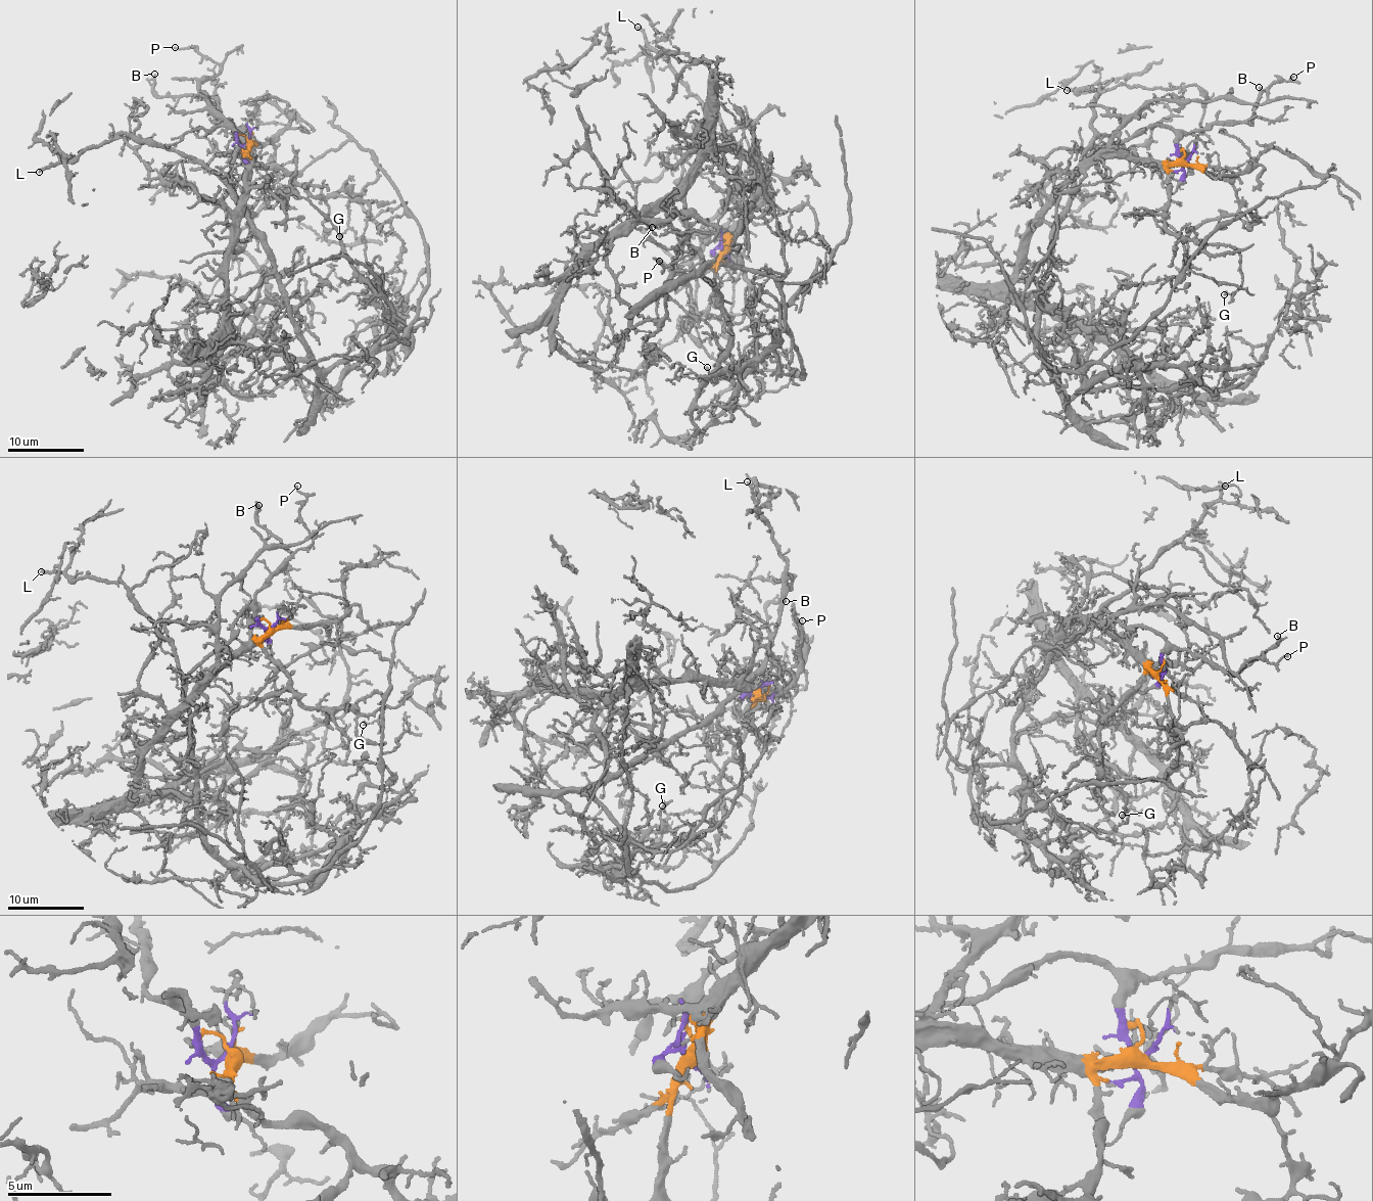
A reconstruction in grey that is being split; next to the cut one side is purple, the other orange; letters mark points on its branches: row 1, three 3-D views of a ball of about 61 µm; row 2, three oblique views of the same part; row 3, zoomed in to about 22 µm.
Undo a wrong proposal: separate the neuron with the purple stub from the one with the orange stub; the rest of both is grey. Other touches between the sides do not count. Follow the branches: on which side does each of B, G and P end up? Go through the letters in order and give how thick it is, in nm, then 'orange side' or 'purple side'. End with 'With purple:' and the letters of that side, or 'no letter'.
B: 130 nm thick; purple side
G: 130 nm thick; orange side
P: 110 nm thick; orange side
With purple: B

